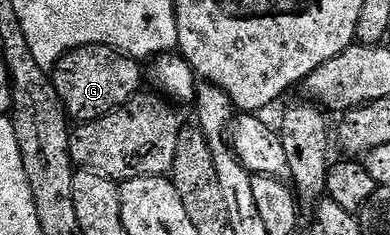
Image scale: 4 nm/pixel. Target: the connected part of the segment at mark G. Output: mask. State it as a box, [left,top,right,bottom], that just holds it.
[51,46,143,123]

